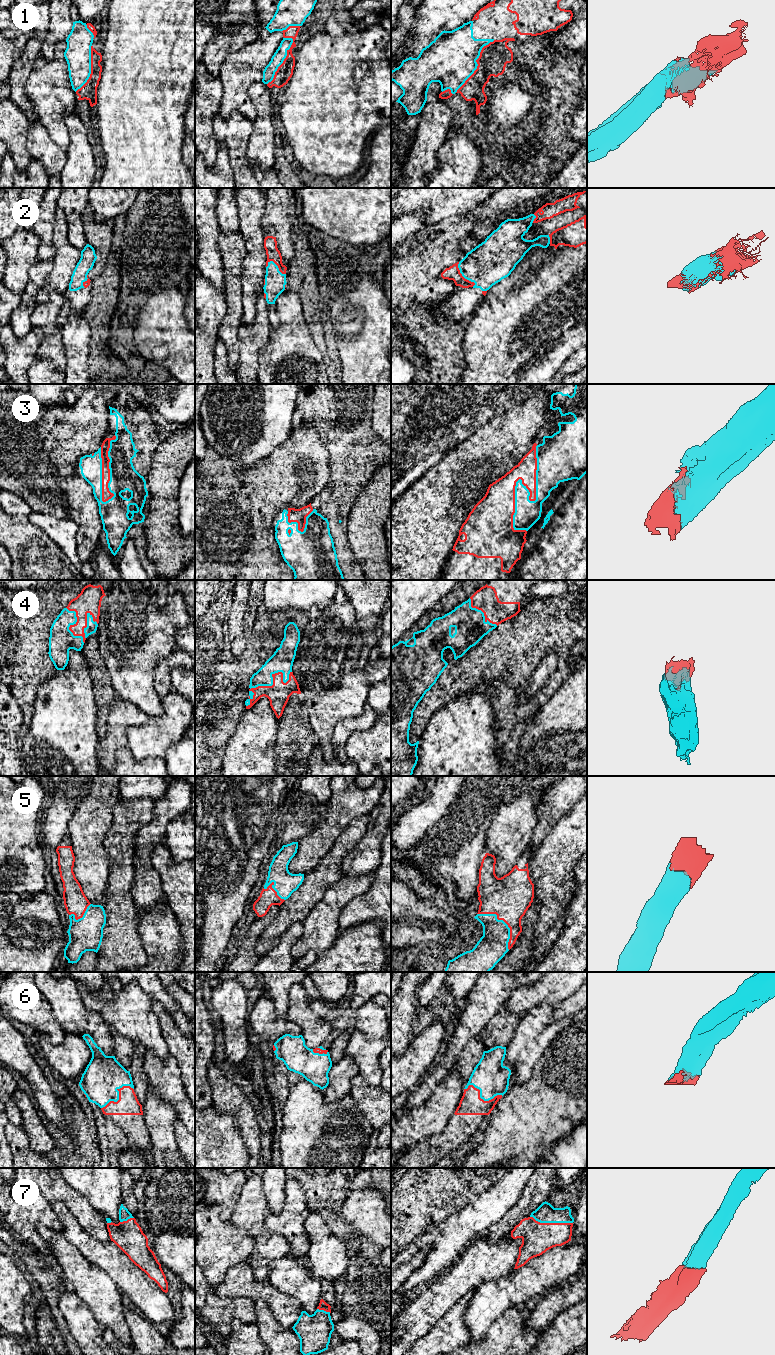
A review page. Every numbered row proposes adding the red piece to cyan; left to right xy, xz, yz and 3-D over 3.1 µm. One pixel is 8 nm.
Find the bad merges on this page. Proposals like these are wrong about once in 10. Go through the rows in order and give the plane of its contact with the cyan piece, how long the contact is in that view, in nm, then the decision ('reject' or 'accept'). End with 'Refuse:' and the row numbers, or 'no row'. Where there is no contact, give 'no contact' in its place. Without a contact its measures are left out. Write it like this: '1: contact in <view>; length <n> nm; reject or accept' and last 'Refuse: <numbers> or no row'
1: contact in yz; length 550 nm; accept
2: contact in yz; length 240 nm; accept
3: contact in yz; length 700 nm; accept
4: contact in xy; length 320 nm; accept
5: contact in yz; length 400 nm; accept
6: contact in yz; length 320 nm; accept
7: contact in yz; length 340 nm; accept
Refuse: no row

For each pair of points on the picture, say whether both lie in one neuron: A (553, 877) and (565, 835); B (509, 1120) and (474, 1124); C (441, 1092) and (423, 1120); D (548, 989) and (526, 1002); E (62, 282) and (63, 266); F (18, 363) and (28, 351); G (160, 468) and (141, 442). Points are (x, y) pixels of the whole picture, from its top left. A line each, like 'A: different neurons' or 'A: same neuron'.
A: same neuron
B: different neurons
C: same neuron
D: same neuron
E: same neuron
F: same neuron
G: different neurons

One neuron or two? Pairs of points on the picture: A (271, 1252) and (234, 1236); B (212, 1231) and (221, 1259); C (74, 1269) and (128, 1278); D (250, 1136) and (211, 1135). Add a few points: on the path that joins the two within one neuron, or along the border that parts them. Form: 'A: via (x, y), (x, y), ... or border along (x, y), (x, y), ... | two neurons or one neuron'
A: border along (237, 1227), (253, 1240), (248, 1259) | two neurons
B: via (212, 1238), (215, 1252) | one neuron
C: border along (89, 1261), (99, 1266), (122, 1293) | two neurons
D: border along (229, 1115), (251, 1157) | two neurons

